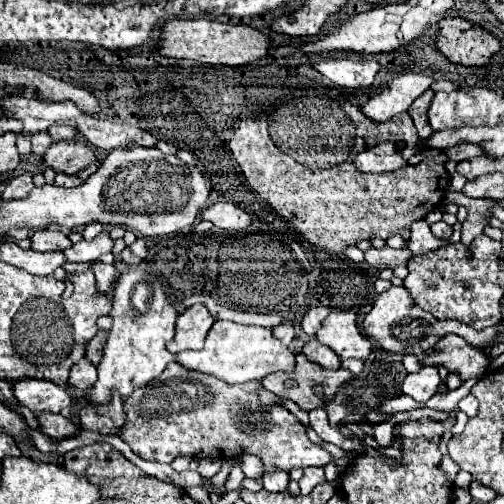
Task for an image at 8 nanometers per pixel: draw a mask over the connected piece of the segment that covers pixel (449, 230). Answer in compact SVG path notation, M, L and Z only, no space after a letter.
M439 220L439 222L431 224L431 232L433 232L437 238L441 238L441 240L449 240L451 234L453 234L453 226L449 226L449 224L445 224L443 220Z

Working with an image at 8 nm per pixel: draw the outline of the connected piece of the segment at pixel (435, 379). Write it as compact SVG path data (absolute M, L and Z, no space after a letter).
M423 366L419 372L407 374L401 388L403 388L403 394L411 396L419 404L425 404L437 392L439 382L441 382L441 378L439 378L437 368L435 366Z

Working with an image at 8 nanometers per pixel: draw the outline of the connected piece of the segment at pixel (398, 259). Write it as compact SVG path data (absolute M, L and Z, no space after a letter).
M389 246L381 248L381 250L375 250L375 248L369 248L365 252L365 262L369 266L407 266L407 262L413 258L413 252L411 250L393 250Z

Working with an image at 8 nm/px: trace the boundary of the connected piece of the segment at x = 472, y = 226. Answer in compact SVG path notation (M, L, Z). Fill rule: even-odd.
M467 200L467 218L461 228L461 242L471 244L477 236L483 234L487 220L491 216L491 200Z

